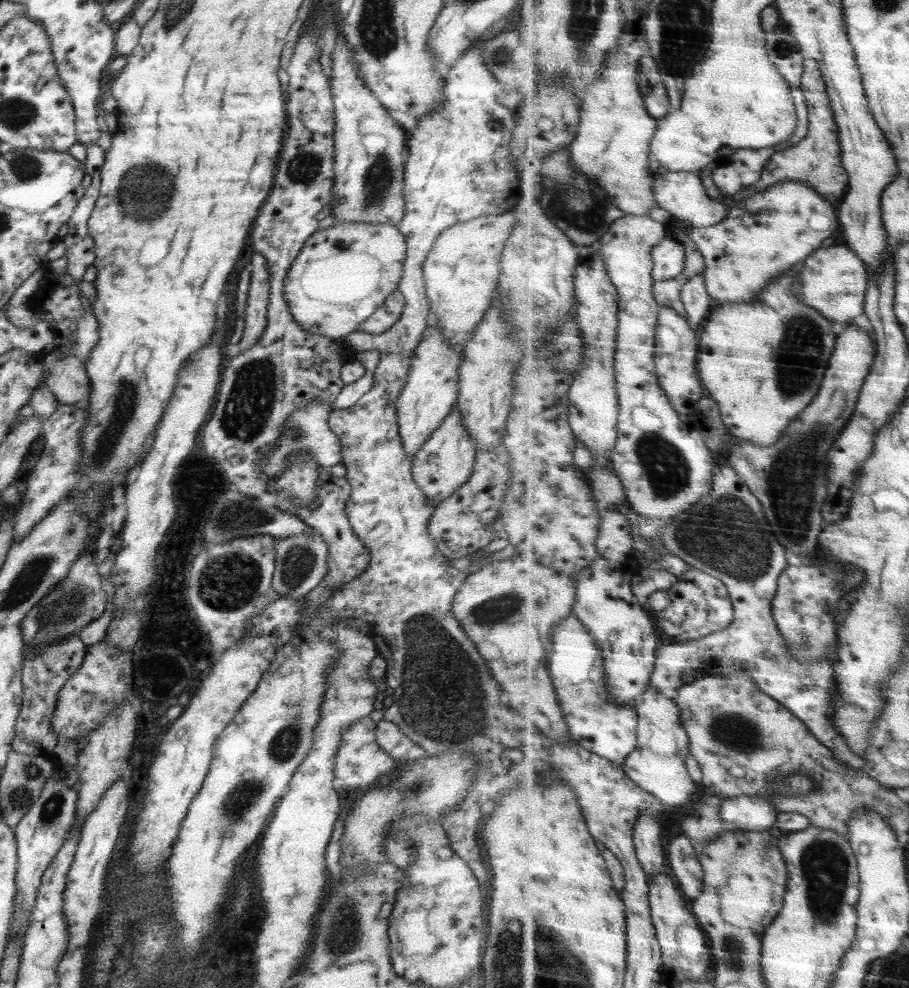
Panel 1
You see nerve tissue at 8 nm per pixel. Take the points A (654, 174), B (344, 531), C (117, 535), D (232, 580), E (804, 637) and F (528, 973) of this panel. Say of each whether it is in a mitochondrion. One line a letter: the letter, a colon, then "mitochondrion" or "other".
A: other
B: other
C: other
D: mitochondrion
E: mitochondrion
F: mitochondrion

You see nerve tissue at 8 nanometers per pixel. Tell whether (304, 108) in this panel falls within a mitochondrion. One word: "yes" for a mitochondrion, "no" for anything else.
no

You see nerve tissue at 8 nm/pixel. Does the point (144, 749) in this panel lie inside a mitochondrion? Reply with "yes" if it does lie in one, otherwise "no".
no

